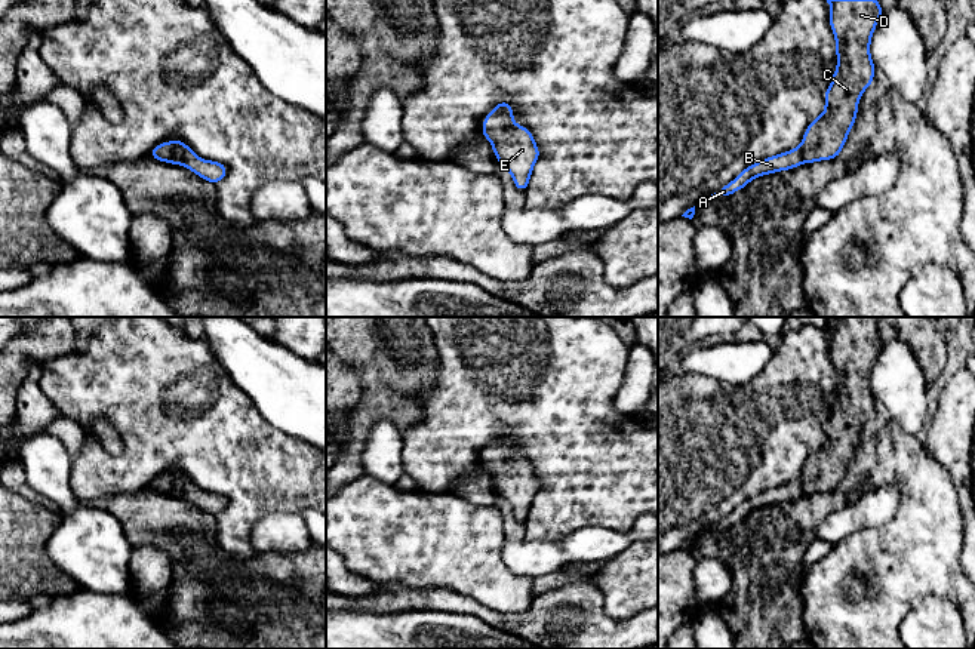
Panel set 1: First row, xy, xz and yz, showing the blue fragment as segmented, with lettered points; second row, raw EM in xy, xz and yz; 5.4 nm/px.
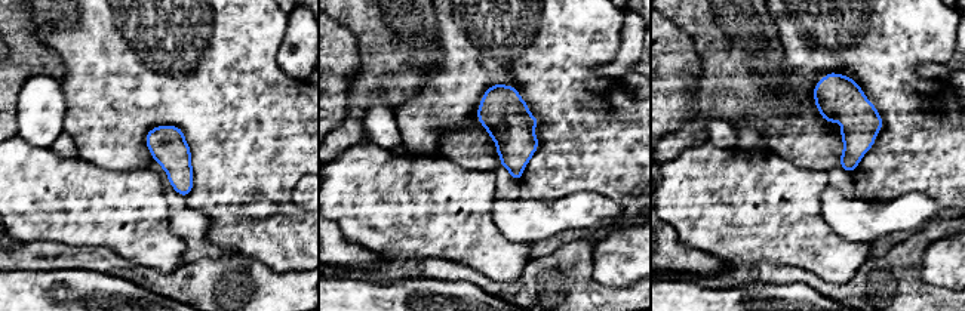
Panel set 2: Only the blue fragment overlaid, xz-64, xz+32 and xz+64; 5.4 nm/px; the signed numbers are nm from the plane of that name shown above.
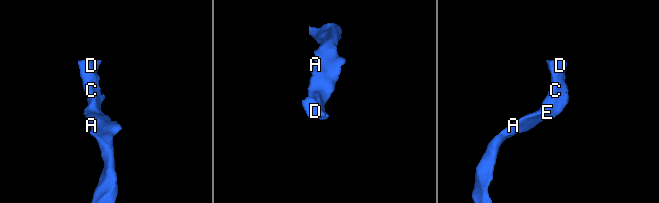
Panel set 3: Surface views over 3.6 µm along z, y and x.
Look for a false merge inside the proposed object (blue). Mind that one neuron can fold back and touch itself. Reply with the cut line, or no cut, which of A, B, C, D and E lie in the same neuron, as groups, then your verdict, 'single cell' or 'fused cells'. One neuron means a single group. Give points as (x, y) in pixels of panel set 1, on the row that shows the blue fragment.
no cut; A B C D E; single cell

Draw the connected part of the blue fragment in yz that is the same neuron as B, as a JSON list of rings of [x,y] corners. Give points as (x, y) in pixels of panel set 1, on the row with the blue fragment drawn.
[[[827,0],[827,3],[839,64],[824,95],[824,113],[809,123],[799,148],[745,167],[710,197],[731,196],[762,175],[794,169],[802,163],[831,160],[840,154],[855,123],[859,98],[873,83],[876,67],[870,56],[870,41],[883,10],[879,0]]]

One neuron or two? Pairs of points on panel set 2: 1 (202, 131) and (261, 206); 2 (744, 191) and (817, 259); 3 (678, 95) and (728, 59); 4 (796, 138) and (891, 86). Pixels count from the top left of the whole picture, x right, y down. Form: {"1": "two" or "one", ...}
{"1": "two", "2": "one", "3": "two", "4": "two"}

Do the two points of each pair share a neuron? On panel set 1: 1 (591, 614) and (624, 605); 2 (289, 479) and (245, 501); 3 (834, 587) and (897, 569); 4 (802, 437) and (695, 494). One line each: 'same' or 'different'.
1: different
2: same
3: same
4: same

